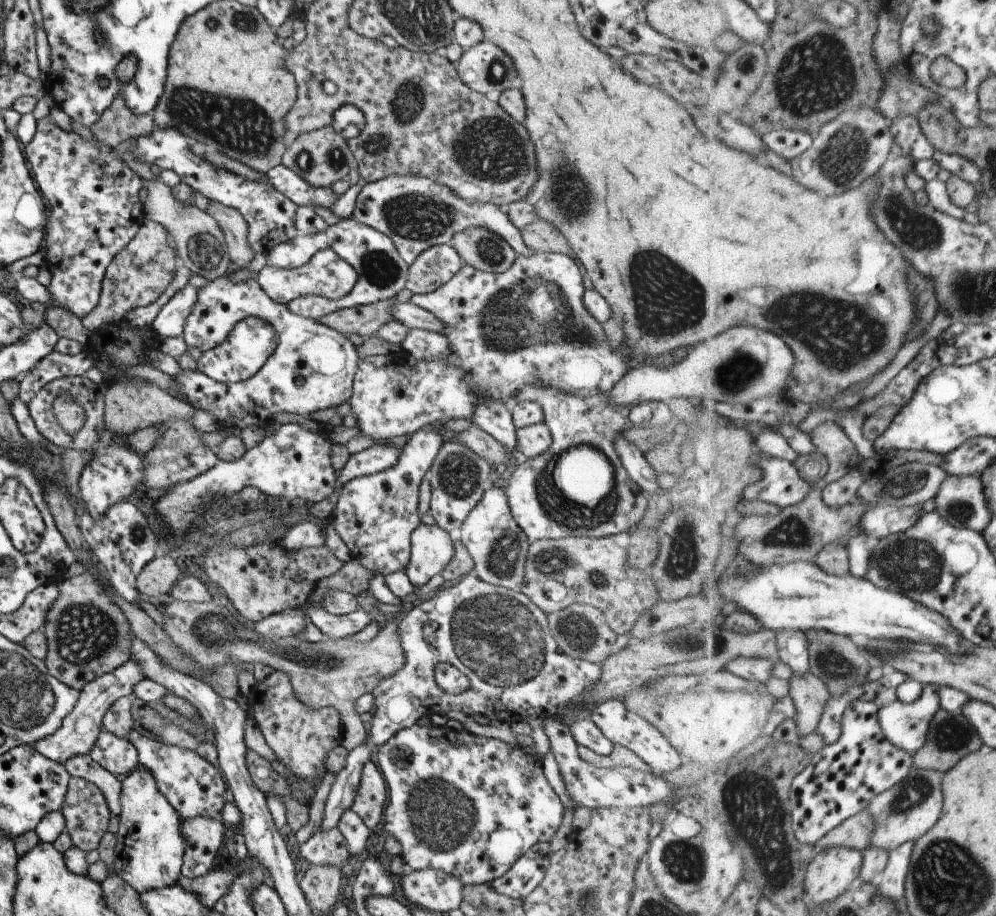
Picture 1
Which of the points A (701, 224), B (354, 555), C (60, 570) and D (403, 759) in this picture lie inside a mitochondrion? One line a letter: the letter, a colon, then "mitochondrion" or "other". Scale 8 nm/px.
A: other
B: other
C: other
D: mitochondrion

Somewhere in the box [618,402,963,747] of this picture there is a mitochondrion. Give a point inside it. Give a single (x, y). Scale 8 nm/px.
(911, 564)

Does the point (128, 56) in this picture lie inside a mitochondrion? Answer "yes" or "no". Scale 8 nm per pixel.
no

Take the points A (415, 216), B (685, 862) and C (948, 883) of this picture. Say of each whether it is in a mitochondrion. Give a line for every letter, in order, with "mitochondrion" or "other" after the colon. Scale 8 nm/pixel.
A: mitochondrion
B: mitochondrion
C: mitochondrion

